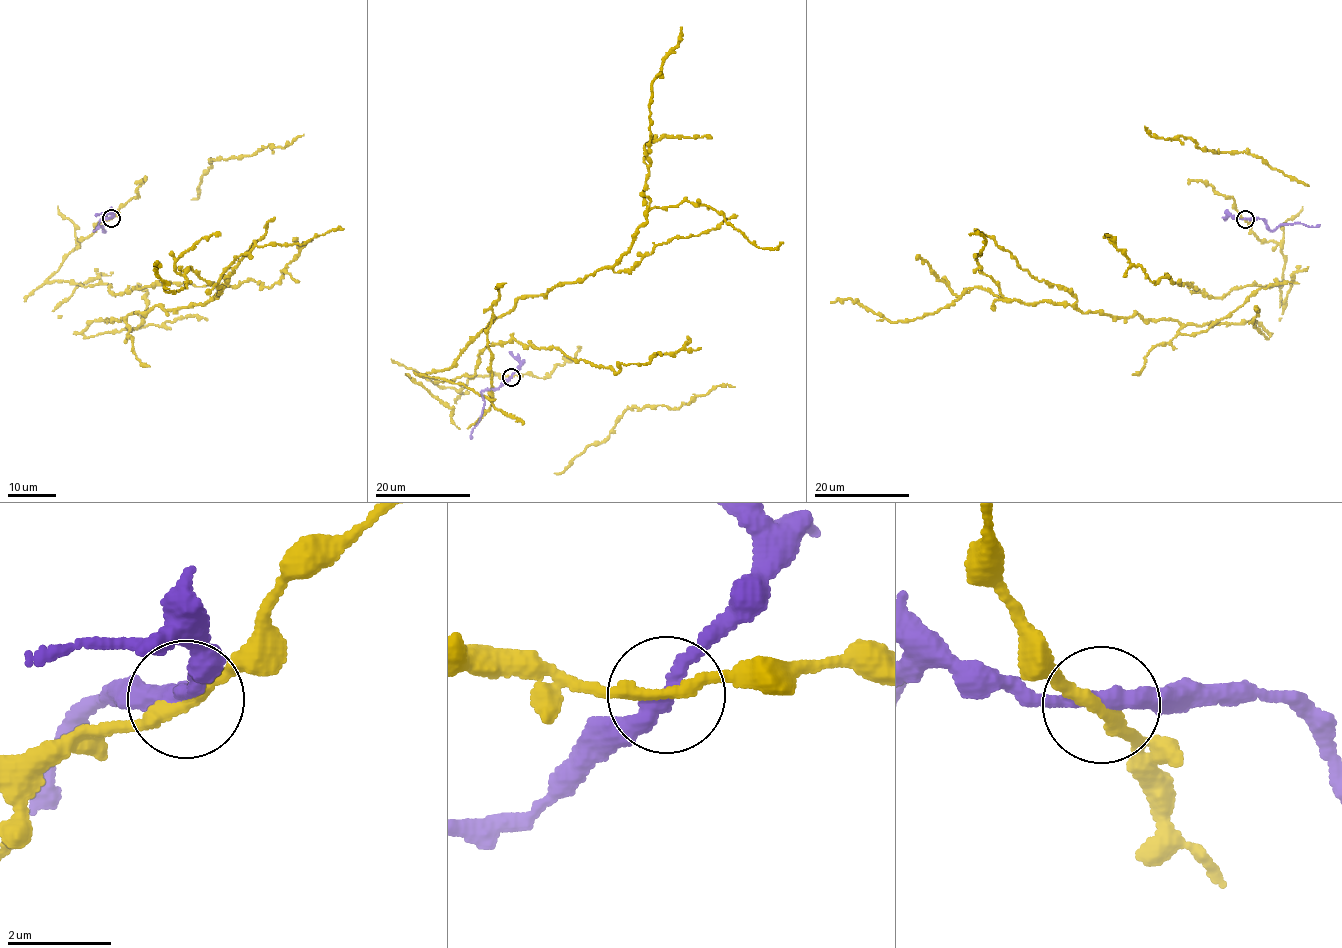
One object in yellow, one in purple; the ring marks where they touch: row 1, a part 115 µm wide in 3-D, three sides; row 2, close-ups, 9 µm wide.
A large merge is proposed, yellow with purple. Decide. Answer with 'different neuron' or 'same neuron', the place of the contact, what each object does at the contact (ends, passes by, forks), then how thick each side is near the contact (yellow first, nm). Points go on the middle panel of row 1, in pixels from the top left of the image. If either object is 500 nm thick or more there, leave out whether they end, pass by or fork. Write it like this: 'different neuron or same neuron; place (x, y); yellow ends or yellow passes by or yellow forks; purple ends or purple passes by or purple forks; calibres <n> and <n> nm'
different neuron; place (511, 377); yellow passes by; purple passes by; calibres 240 and 280 nm

